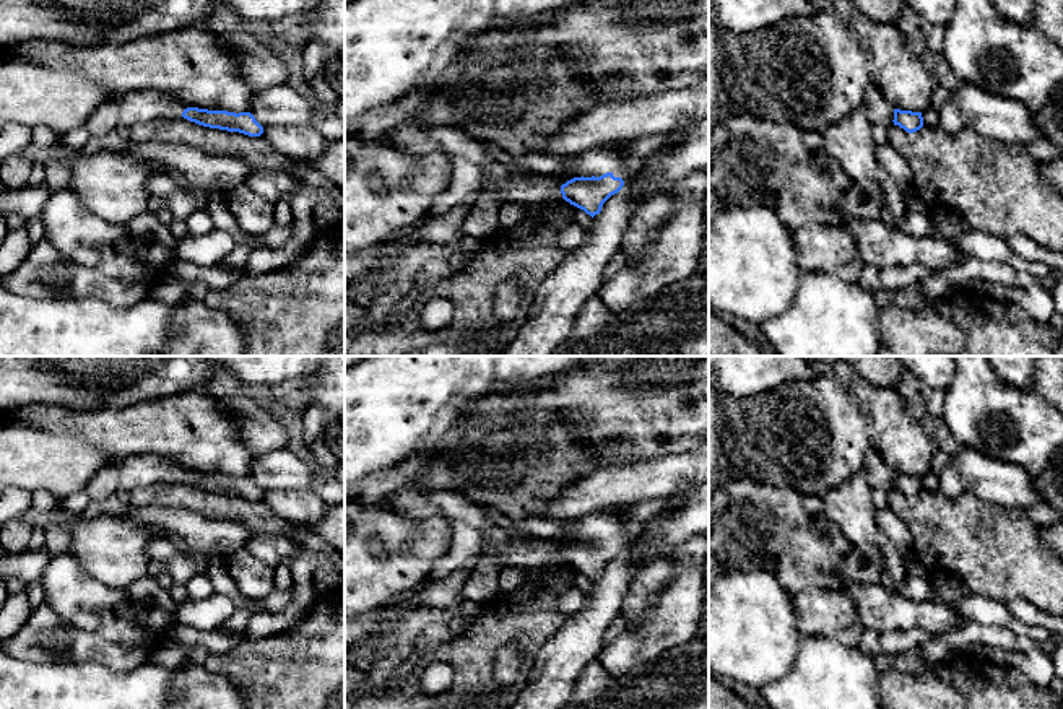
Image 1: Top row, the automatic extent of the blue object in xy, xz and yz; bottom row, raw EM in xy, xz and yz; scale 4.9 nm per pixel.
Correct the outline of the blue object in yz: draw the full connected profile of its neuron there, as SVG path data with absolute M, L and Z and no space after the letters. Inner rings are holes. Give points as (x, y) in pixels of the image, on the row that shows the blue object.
M870 85L863 102L871 125L899 125L909 133L923 127L922 112L894 109L876 85Z

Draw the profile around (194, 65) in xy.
M200 26L179 28L159 36L138 37L112 46L70 46L55 41L31 41L3 50L3 60L21 60L54 65L76 72L101 85L109 99L140 89L166 93L189 107L228 112L249 112L255 91L242 78L237 63L224 41Z

